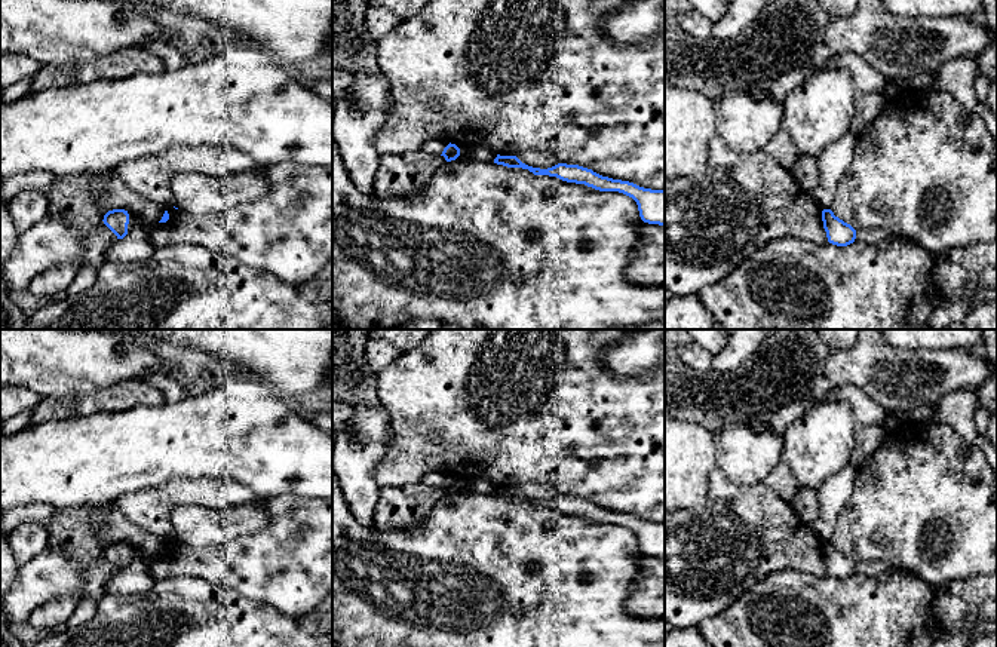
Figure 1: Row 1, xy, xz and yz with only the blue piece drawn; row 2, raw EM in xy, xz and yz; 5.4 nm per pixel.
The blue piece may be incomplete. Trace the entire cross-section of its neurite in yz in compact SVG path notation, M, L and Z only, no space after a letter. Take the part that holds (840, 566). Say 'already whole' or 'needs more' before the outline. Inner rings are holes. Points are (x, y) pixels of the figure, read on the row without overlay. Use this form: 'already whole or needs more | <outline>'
already whole | M831 542L822 543L822 554L829 576L847 579L855 574L856 562L850 556L835 549Z

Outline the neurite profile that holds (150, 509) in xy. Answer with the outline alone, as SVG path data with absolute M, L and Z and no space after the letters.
M175 478L156 488L119 497L114 505L135 525L162 542L171 542L171 510L180 505L230 508L254 499L249 488L231 479Z

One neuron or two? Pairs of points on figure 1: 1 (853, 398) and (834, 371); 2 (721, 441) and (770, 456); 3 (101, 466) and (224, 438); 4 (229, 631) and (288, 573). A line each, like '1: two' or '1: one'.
1: two
2: one
3: one
4: two

